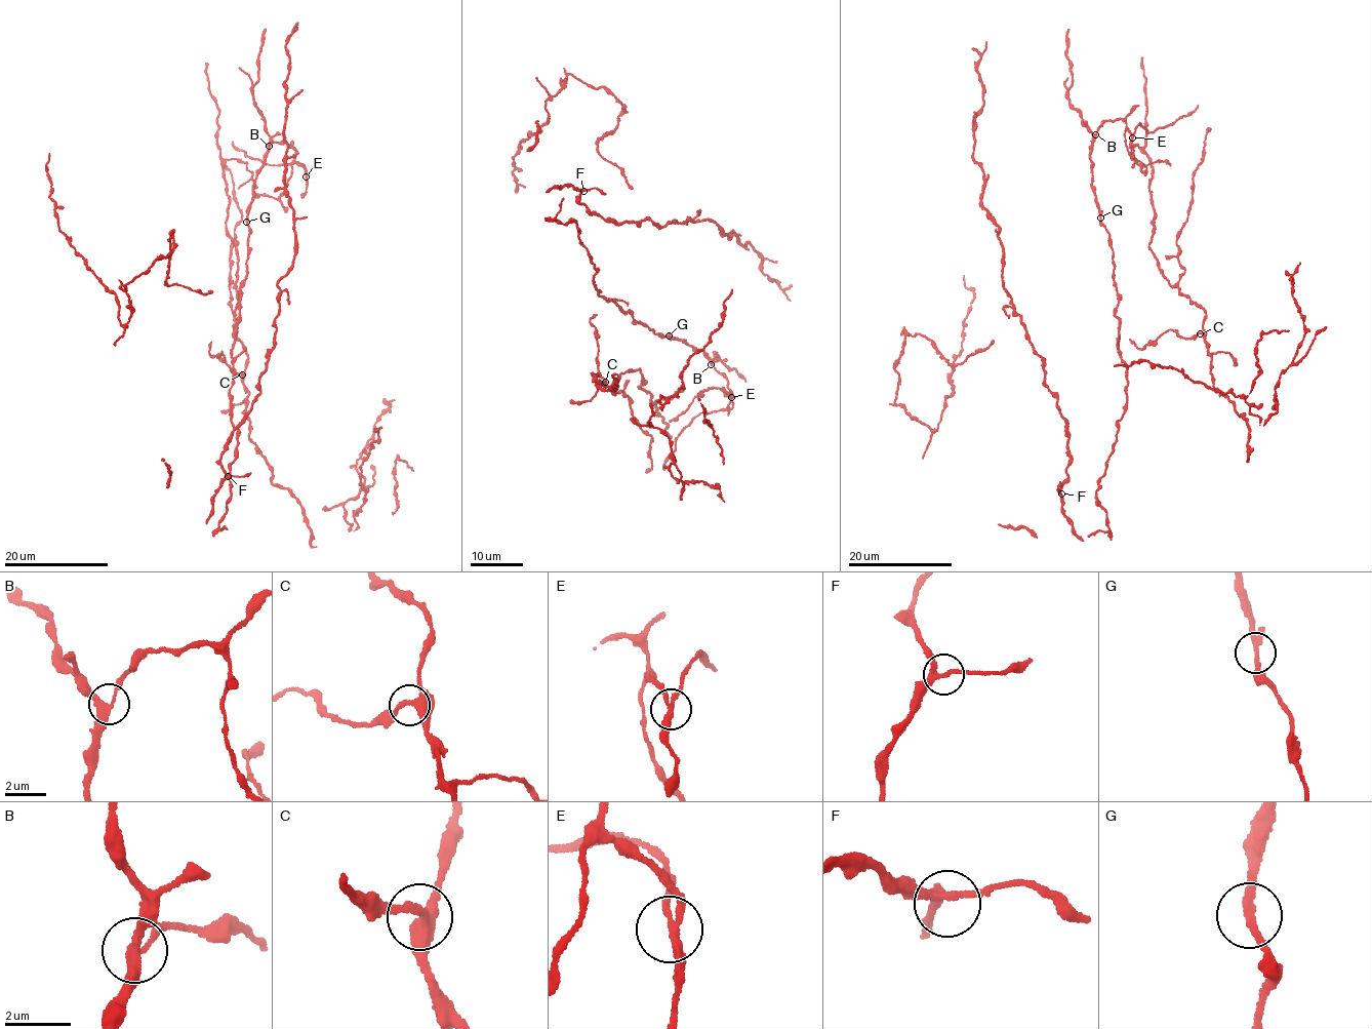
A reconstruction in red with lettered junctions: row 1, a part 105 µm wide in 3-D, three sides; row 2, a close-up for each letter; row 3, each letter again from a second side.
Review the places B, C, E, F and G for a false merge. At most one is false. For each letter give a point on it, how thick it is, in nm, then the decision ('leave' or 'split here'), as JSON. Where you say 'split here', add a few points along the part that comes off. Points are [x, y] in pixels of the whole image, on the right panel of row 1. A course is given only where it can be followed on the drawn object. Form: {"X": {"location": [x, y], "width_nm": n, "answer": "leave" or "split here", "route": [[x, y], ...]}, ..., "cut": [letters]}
{"B": {"location": [1095, 134], "width_nm": 280, "answer": "leave"}, "C": {"location": [1200, 333], "width_nm": 280, "answer": "leave"}, "E": {"location": [1132, 137], "width_nm": 200, "answer": "split here", "route": [[1132, 136], [1139, 123], [1147, 133], [1164, 127], [1196, 109], [1198, 105]]}, "F": {"location": [1061, 493], "width_nm": 220, "answer": "leave"}, "G": {"location": [1100, 218], "width_nm": 200, "answer": "leave"}, "cut": ["E"]}

